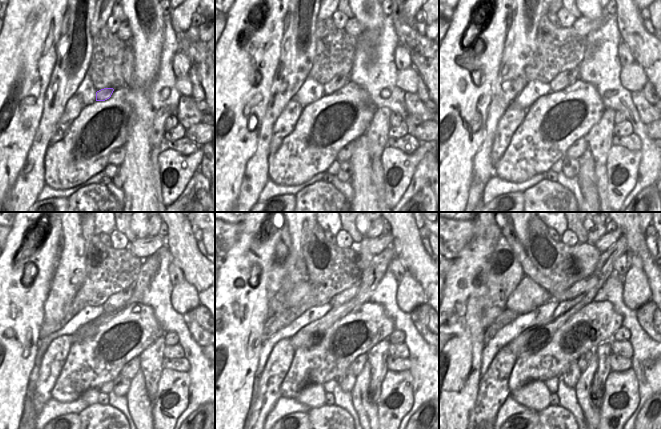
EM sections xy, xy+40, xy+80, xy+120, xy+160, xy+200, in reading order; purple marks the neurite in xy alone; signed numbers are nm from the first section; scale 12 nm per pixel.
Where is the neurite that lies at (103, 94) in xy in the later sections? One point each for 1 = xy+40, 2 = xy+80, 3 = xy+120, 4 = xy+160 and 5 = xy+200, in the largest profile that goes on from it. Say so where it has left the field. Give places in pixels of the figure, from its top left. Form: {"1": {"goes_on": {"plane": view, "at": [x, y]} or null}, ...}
{"1": {"goes_on": {"plane": "xy+40", "at": [338, 81]}}, "2": {"goes_on": {"plane": "xy+80", "at": [563, 79]}}, "3": {"goes_on": {"plane": "xy+120", "at": [115, 302]}}, "4": {"goes_on": {"plane": "xy+160", "at": [343, 297]}}, "5": {"goes_on": {"plane": "xy+200", "at": [579, 287]}}}

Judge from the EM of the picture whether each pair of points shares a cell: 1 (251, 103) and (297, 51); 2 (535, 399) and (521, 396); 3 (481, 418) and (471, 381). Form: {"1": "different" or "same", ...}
{"1": "different", "2": "same", "3": "different"}

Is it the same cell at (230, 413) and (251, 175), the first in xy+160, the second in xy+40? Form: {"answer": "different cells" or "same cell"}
{"answer": "different cells"}

